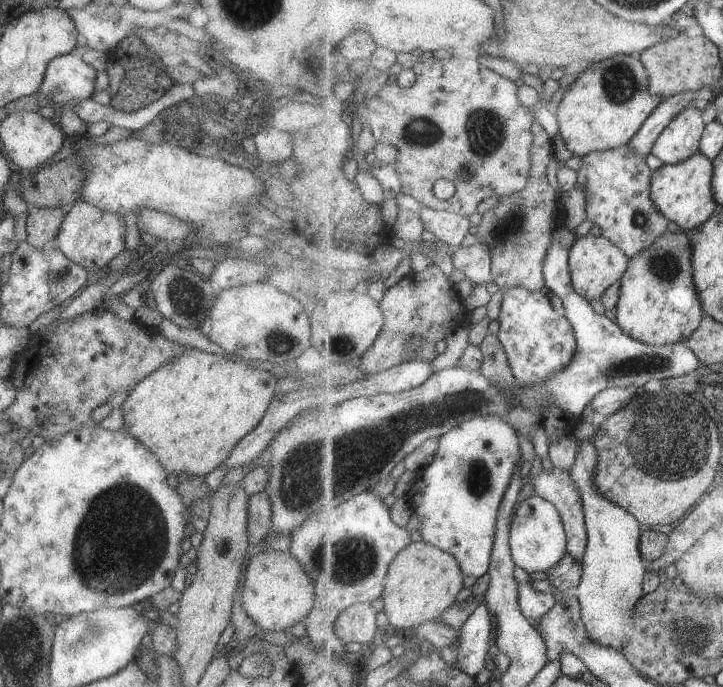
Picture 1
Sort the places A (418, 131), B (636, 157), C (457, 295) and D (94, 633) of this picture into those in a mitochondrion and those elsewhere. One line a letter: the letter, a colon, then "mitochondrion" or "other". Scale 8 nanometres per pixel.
A: mitochondrion
B: other
C: other
D: mitochondrion

